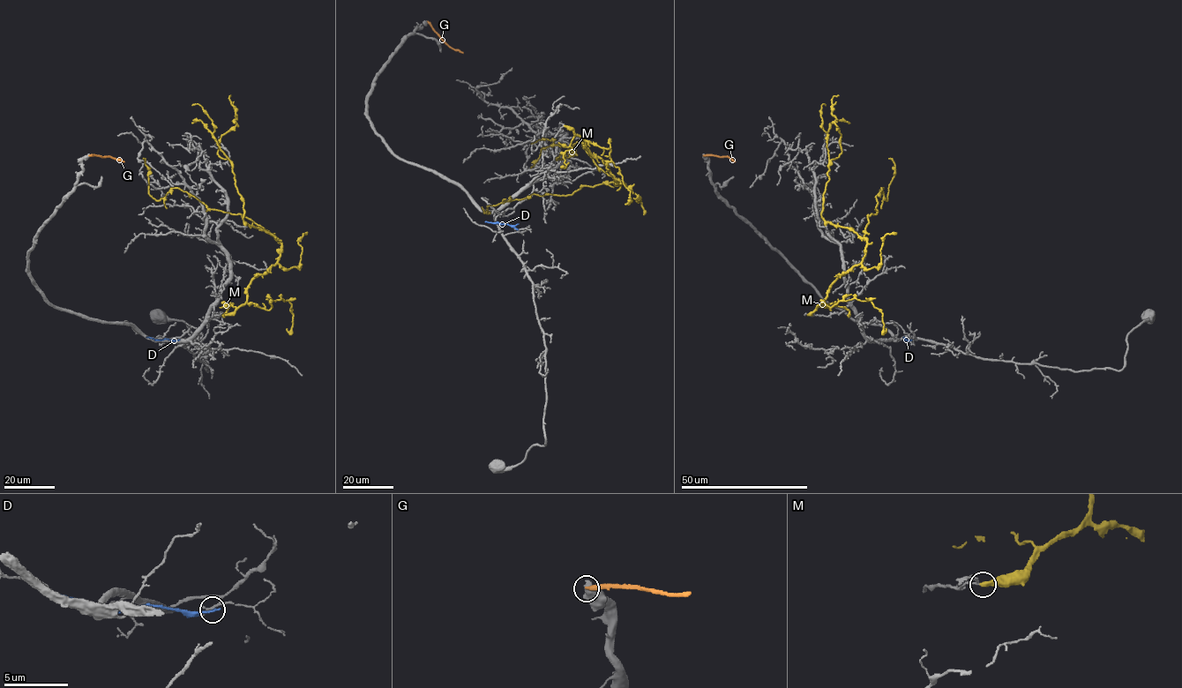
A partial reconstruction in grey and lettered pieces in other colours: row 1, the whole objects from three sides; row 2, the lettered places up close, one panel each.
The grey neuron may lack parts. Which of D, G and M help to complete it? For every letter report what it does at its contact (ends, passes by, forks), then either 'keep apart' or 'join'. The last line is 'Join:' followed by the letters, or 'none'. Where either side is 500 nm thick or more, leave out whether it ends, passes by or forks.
D: it ends; keep apart
G: keep apart
M: it ends; keep apart
Join: none

